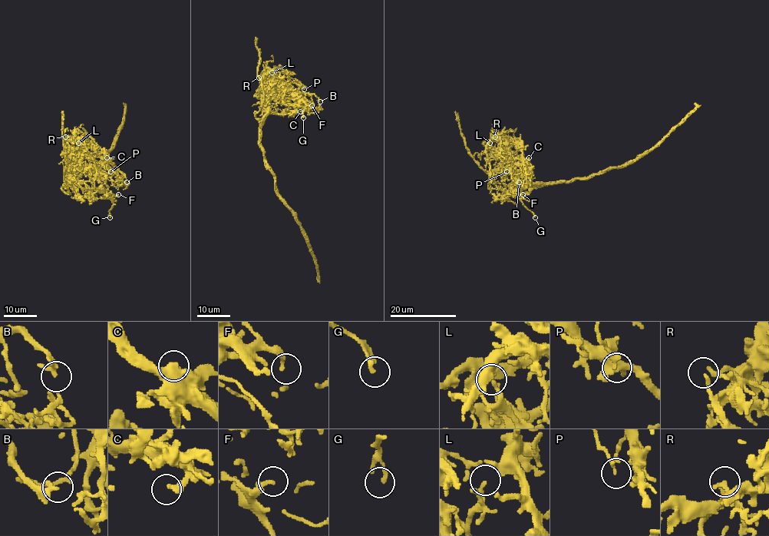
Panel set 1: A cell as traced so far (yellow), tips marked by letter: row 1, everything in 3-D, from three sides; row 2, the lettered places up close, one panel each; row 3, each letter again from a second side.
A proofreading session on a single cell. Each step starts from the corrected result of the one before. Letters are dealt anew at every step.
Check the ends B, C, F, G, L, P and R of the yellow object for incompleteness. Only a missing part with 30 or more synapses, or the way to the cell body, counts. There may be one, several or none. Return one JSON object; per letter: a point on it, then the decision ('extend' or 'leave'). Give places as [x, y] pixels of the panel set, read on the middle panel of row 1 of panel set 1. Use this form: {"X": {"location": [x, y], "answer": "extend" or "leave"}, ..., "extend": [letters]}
{"B": {"location": [320, 101], "answer": "leave"}, "C": {"location": [300, 111], "answer": "leave"}, "F": {"location": [311, 105], "answer": "leave"}, "G": {"location": [303, 117], "answer": "leave"}, "L": {"location": [272, 72], "answer": "leave"}, "P": {"location": [304, 89], "answer": "leave"}, "R": {"location": [259, 77], "answer": "leave"}, "extend": []}

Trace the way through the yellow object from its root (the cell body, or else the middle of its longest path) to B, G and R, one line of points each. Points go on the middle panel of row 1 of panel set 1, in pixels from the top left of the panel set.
B: (263, 151), (260, 142), (261, 122), (268, 107), (268, 94), (272, 90), (313, 93), (320, 101)
G: (263, 151), (260, 142), (261, 122), (268, 104), (272, 99), (282, 93), (292, 92), (306, 106), (303, 117)
R: (263, 151), (260, 142), (261, 122), (268, 107), (268, 89), (271, 82), (262, 74), (259, 77)

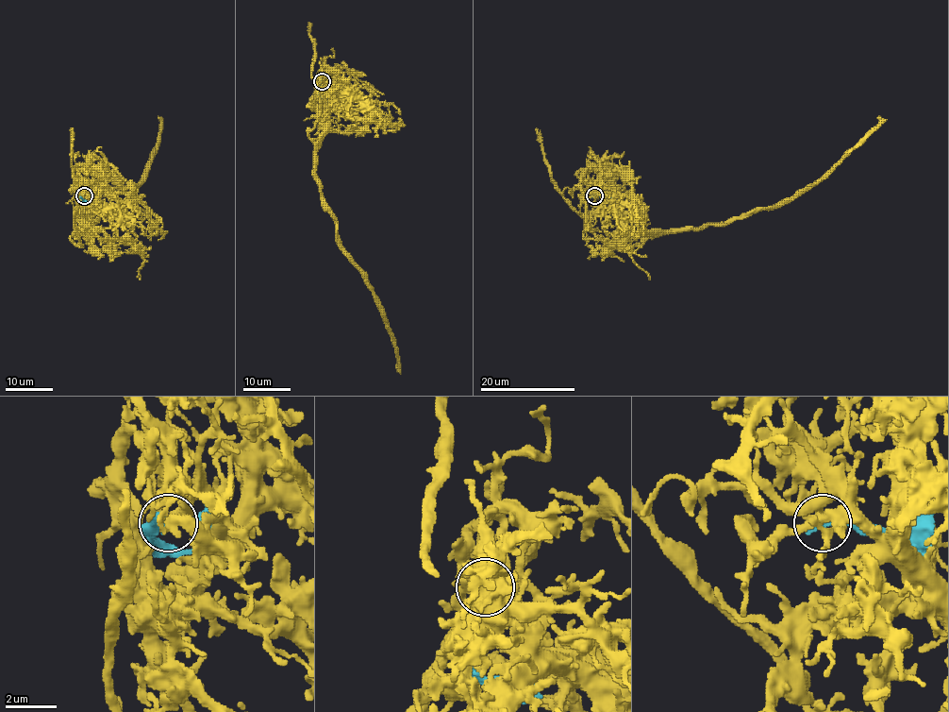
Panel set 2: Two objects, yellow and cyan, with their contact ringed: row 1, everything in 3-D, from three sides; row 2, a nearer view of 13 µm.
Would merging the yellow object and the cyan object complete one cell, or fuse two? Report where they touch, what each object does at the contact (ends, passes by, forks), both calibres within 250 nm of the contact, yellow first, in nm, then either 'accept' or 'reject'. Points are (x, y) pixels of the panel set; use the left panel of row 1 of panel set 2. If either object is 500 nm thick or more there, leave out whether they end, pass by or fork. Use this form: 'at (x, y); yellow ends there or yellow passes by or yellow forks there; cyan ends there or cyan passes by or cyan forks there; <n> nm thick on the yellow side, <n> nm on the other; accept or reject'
at (84, 195); yellow passes by; cyan ends there; 240 nm thick on the yellow side, 340 nm on the other; reject

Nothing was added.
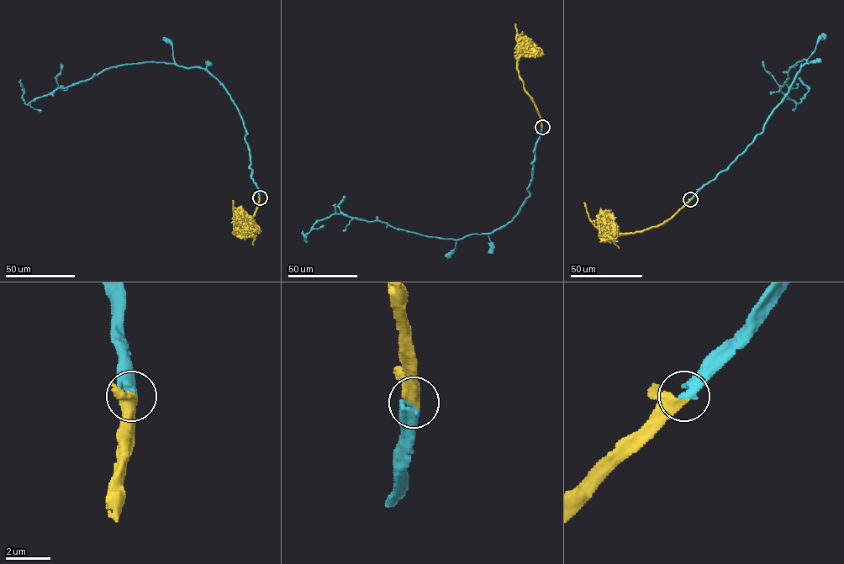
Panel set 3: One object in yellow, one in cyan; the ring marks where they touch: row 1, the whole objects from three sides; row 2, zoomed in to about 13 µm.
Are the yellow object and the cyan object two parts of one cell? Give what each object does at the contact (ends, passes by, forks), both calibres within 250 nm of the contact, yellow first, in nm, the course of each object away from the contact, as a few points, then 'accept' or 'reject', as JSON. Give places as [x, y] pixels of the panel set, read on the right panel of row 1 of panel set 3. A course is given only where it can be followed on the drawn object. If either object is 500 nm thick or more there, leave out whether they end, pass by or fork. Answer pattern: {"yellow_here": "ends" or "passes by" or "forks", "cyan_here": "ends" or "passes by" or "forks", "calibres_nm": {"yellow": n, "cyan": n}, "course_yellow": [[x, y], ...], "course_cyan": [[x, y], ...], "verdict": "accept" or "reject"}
{"calibres_nm": {"yellow": 600, "cyan": 500}, "course_yellow": [[691, 199], [662, 223], [614, 238], [605, 238], [601, 234], [588, 217], [584, 202]], "course_cyan": [[691, 199], [762, 131], [806, 60], [789, 69], [780, 86], [796, 103], [809, 90], [799, 77]], "verdict": "accept"}

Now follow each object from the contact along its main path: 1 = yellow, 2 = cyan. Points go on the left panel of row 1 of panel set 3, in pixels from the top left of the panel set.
1: (260, 197), (254, 215), (234, 230), (233, 233), (236, 234), (233, 200)
2: (260, 197), (239, 110), (225, 88), (203, 69), (153, 62), (111, 66), (29, 104), (23, 97), (20, 80)

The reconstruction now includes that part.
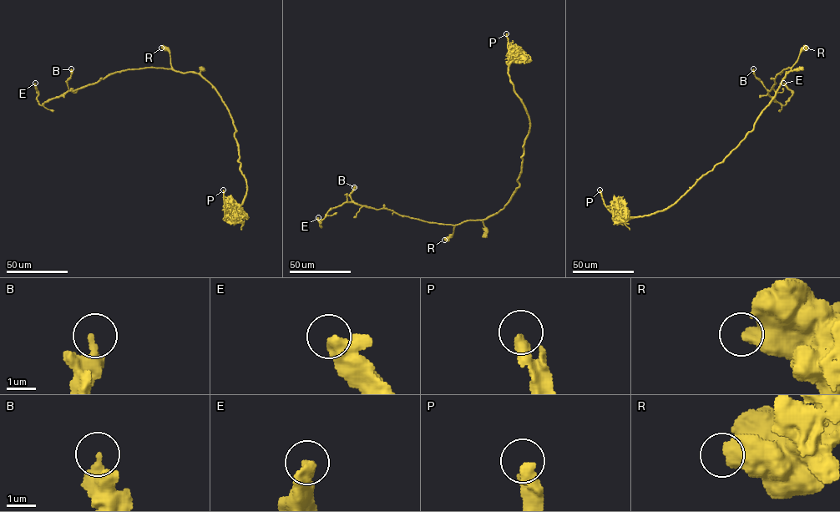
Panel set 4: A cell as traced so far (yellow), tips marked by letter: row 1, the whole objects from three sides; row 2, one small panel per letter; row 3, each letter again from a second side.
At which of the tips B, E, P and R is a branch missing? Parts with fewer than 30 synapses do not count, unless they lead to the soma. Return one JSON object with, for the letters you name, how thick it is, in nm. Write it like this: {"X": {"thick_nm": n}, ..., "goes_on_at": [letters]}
{"P": {"thick_nm": 380}, "goes_on_at": ["P"]}

